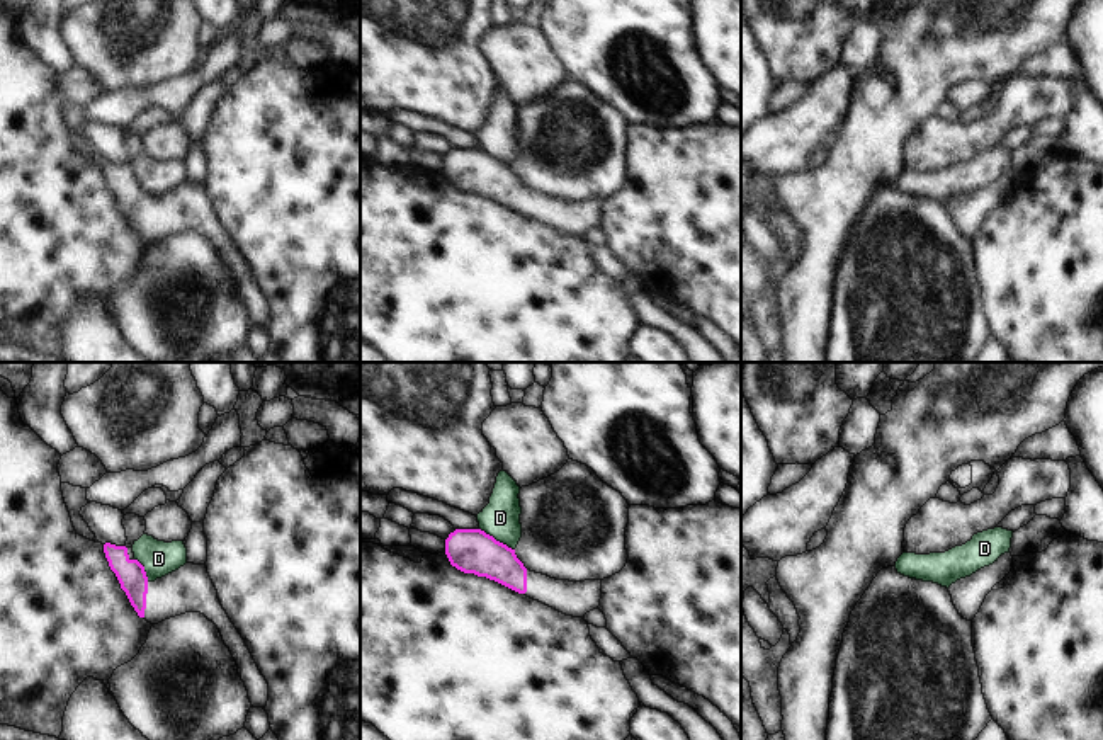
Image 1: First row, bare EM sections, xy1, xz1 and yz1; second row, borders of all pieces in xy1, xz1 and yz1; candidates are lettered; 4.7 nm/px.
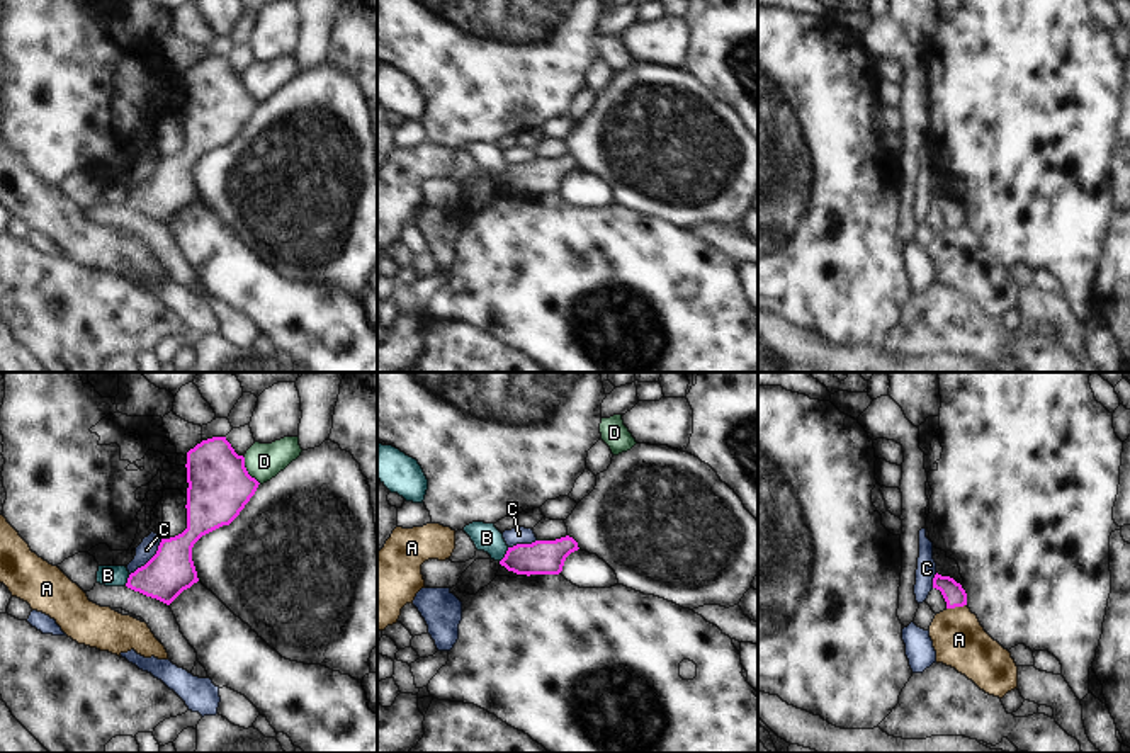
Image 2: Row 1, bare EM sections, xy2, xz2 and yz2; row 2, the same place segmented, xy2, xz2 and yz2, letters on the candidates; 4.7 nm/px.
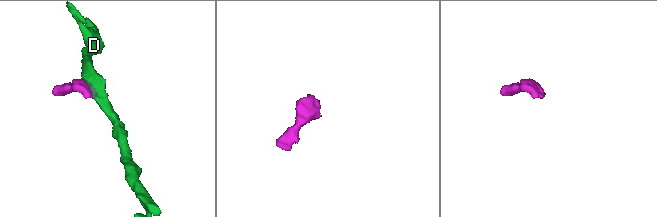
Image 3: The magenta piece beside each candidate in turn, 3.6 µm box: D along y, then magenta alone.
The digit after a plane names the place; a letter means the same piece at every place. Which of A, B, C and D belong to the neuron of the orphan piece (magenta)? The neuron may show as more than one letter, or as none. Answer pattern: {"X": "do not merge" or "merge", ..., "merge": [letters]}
{"A": "do not merge", "B": "do not merge", "C": "do not merge", "D": "do not merge", "merge": []}

